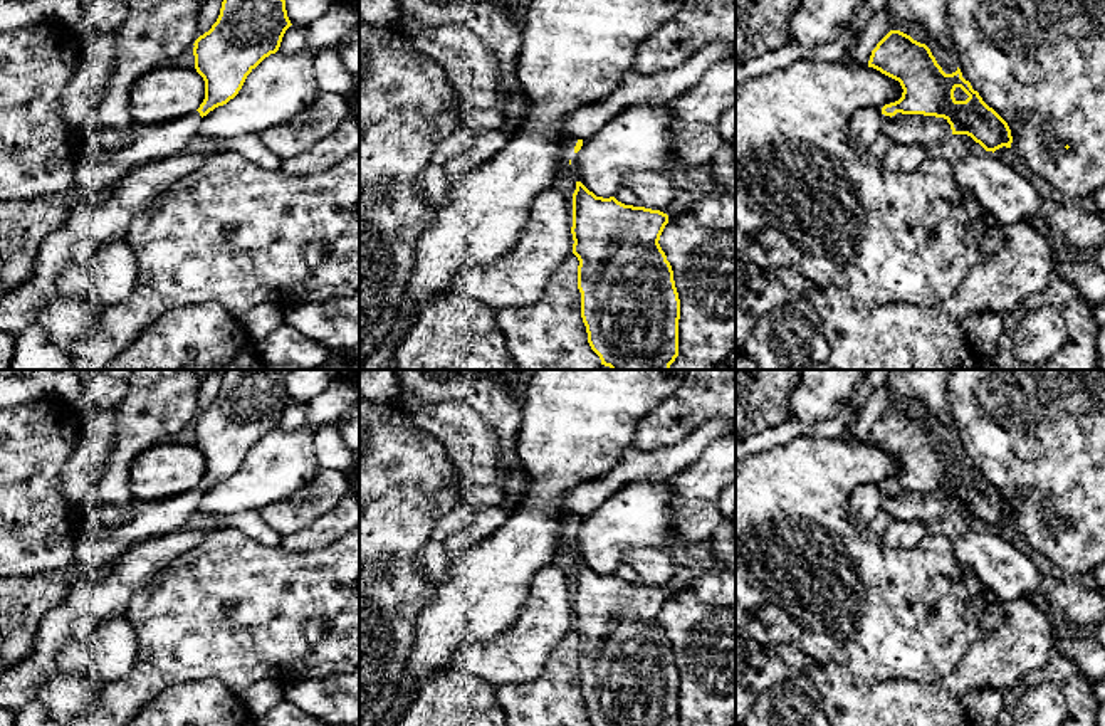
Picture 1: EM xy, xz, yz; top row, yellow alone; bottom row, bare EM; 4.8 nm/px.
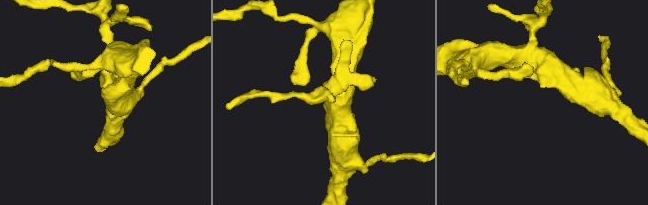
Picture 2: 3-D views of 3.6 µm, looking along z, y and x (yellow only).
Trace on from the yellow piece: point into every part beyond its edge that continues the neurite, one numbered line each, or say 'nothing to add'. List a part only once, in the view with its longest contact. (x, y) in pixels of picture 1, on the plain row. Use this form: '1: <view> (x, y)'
1: xz (568, 520)

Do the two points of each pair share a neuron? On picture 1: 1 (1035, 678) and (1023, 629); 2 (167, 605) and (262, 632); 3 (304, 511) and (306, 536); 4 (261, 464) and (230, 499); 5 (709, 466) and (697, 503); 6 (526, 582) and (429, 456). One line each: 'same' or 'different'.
1: different
2: same
3: different
4: same
5: same
6: different

